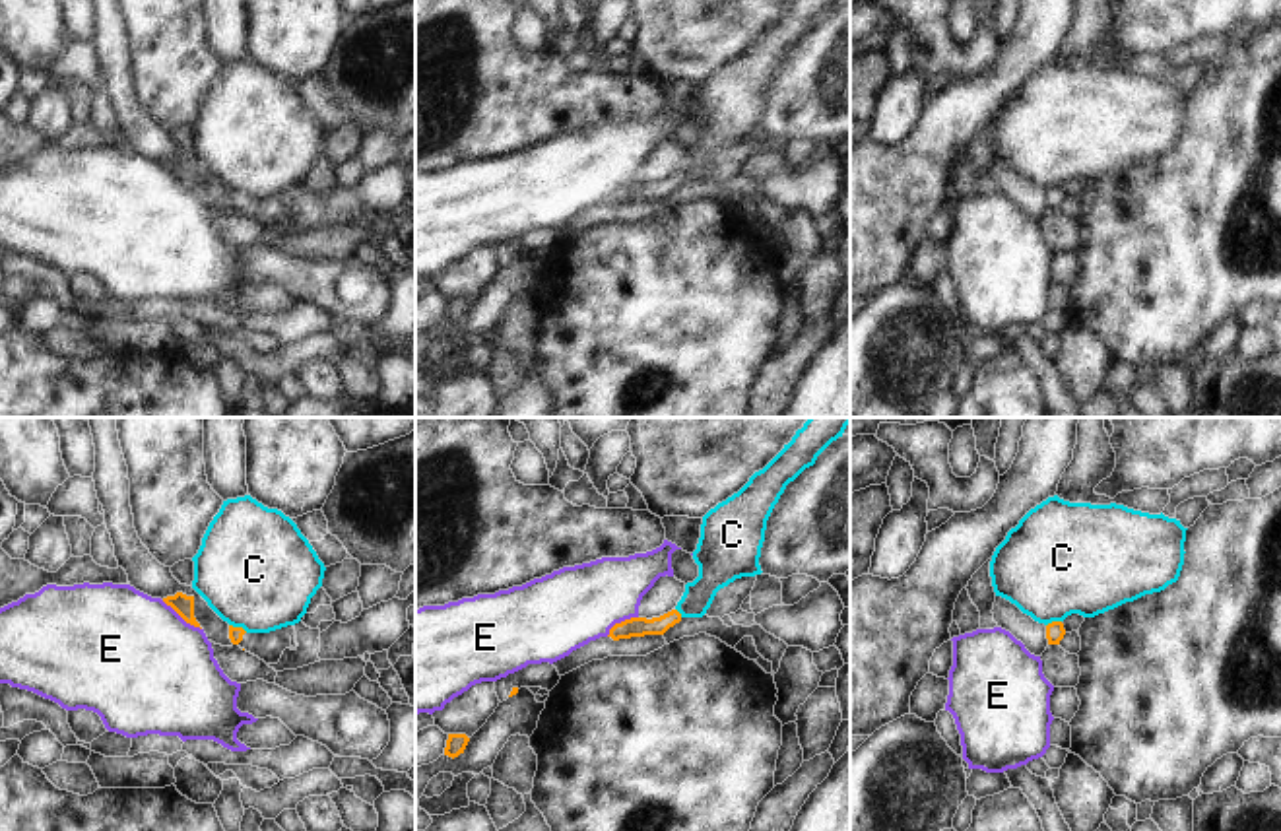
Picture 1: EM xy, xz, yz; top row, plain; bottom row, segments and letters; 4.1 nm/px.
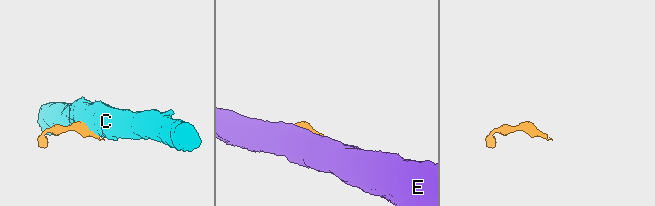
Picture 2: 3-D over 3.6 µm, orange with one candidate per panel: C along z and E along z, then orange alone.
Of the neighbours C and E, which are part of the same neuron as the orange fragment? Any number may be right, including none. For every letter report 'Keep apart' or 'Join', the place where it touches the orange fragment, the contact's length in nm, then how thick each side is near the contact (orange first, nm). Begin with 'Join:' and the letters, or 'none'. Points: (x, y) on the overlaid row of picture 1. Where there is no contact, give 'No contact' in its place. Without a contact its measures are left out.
Join: none
C: Keep apart. Touches orange at xy (239, 628). Shared border 90 nm. Thickness 60 nm (orange) against 480 nm
E: Keep apart. Touches orange at xy (181, 616). Shared border 200 nm. Thickness 90 nm (orange) against 500 nm.

